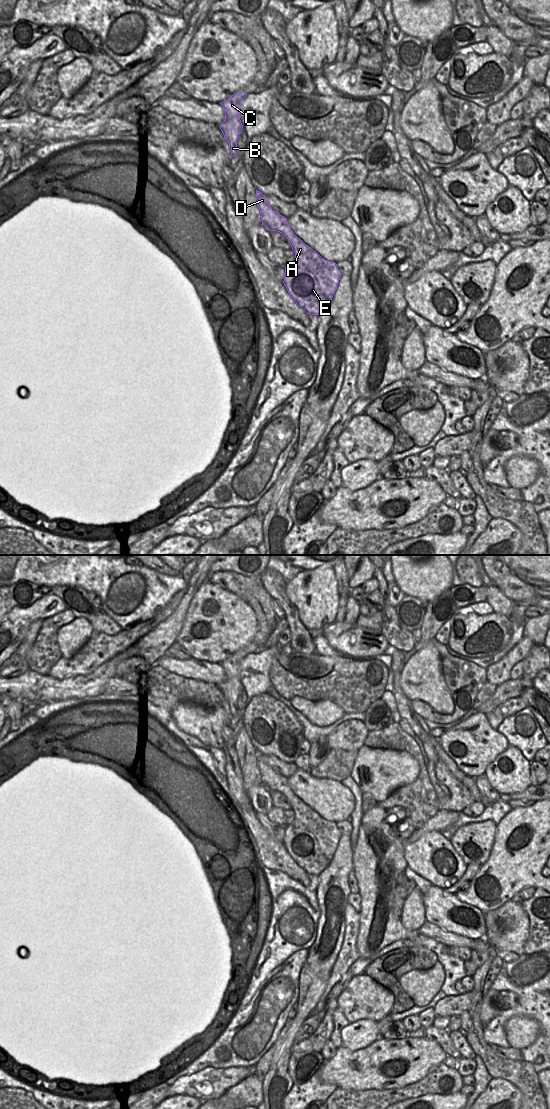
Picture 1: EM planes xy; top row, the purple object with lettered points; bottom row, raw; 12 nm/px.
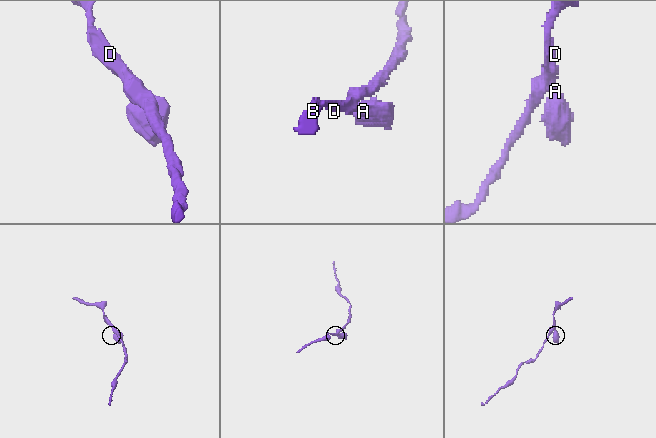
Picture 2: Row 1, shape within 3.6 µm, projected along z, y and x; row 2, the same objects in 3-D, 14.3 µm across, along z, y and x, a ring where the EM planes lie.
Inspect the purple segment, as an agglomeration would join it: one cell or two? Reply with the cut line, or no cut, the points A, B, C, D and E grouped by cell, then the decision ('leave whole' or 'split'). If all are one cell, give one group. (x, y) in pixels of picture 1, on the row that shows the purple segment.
cut none; groups A B C D E; leave whole

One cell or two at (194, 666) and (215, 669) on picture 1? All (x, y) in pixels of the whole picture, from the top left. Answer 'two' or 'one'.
one

